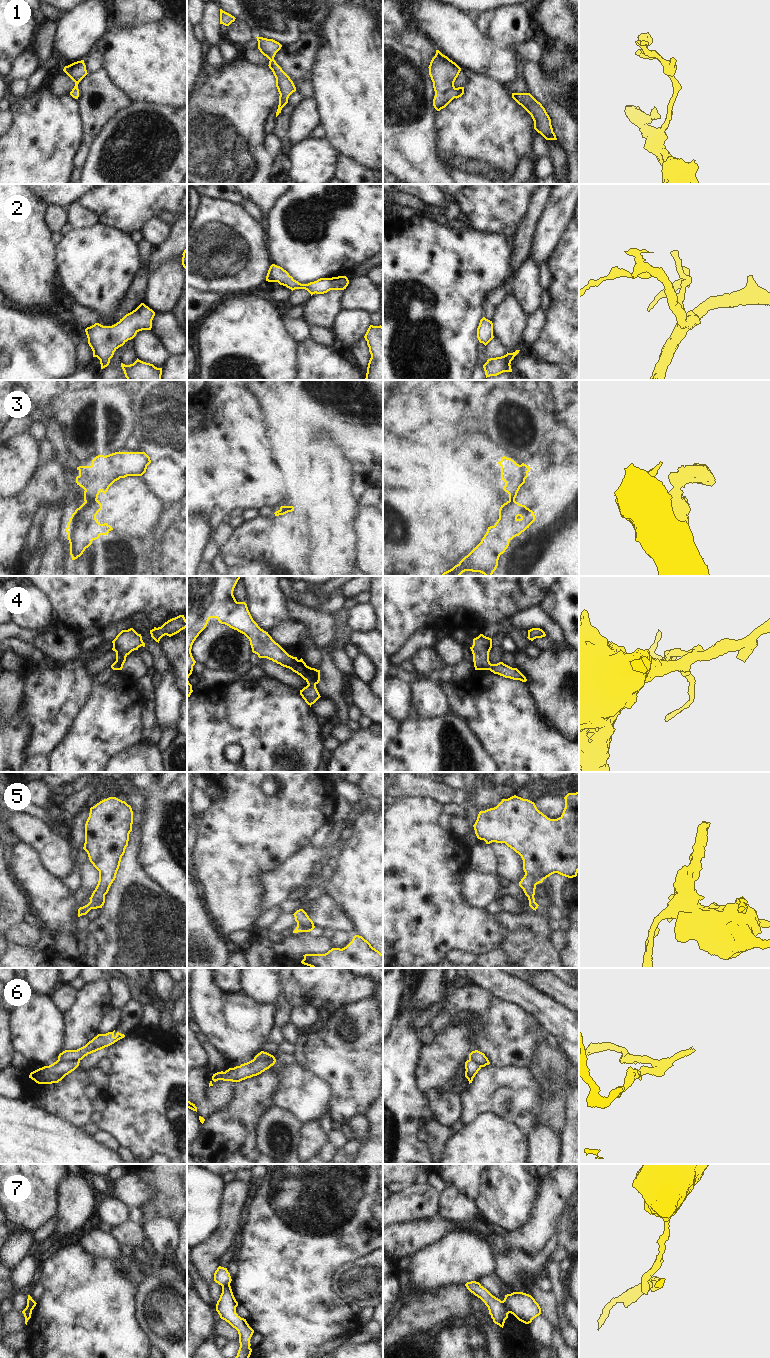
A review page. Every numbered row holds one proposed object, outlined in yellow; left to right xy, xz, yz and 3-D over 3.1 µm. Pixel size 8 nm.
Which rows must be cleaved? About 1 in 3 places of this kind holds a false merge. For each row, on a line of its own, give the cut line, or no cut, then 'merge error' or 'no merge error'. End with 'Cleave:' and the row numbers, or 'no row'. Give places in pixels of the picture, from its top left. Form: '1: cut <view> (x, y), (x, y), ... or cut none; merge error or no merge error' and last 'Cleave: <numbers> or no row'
1: cut none; no merge error
2: cut none; no merge error
3: cut xy (96, 499), (85, 502); merge error
4: cut none; no merge error
5: cut none; no merge error
6: cut xy (79, 1060), (57, 1061); merge error
7: cut yz (502, 1301), (509, 1312); merge error
Cleave: 3, 6, 7

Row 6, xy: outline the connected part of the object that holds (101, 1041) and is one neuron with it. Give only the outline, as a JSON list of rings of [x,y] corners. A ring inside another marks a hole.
[[[108,1032],[106,1034],[98,1034],[91,1041],[89,1041],[85,1046],[77,1050],[65,1050],[59,1054],[59,1061],[72,1061],[72,1060],[82,1060],[88,1054],[101,1050],[105,1047],[108,1047],[118,1040],[125,1037],[124,1034],[117,1032]],[[57,1060],[57,1061],[58,1061]]]

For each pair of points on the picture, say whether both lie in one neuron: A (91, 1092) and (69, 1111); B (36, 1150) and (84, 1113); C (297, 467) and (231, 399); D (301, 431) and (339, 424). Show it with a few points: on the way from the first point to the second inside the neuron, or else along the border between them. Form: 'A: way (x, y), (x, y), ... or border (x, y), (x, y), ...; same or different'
A: border (89, 1083), (85, 1088), (85, 1095), (91, 1100); different
B: border (57, 1114), (81, 1128); different
C: border (271, 444), (271, 459), (278, 466); different
D: way (310, 424), (330, 424); same

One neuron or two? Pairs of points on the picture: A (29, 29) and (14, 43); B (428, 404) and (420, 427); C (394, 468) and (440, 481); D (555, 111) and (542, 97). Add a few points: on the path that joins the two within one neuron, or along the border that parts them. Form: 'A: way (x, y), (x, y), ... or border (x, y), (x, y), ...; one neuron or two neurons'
A: way (25, 32), (18, 39); one neuron
B: border (416, 392), (420, 409), (430, 419), (445, 424); two neurons
C: way (405, 468), (427, 468), (429, 470); one neuron
D: way (553, 108), (545, 100); one neuron

